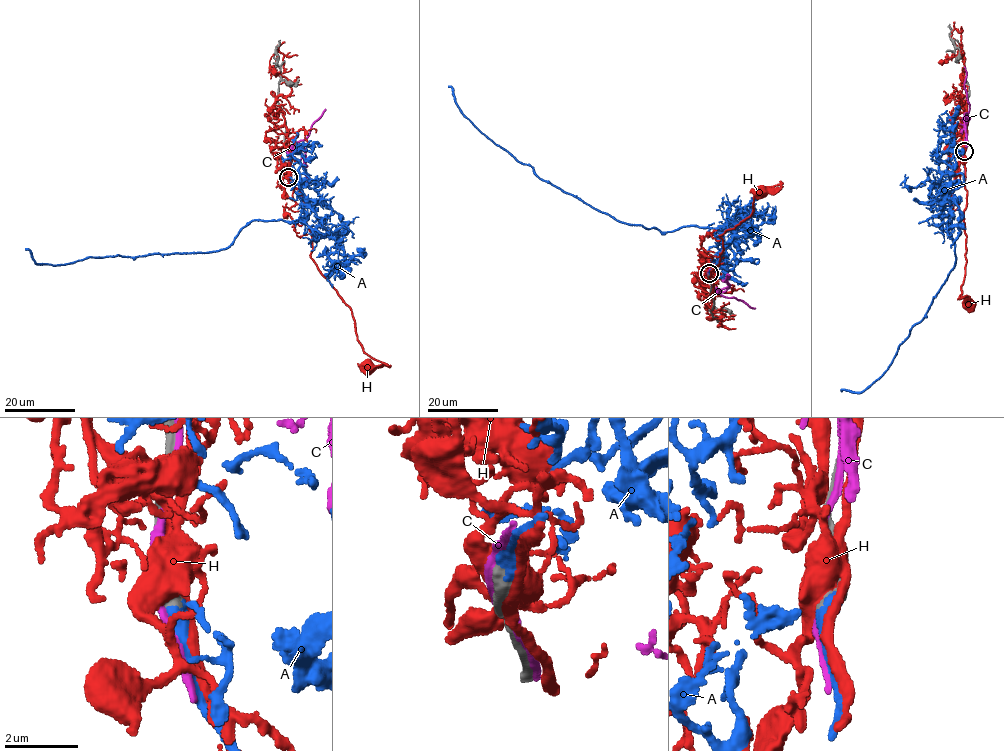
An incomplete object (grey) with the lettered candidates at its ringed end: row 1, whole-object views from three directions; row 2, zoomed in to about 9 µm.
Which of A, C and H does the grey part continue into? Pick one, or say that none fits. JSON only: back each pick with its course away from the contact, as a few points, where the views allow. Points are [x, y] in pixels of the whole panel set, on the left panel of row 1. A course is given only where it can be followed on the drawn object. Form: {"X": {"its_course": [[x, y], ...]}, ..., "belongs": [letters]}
{"A": {"its_course": [[289, 177], [306, 219], [250, 221], [227, 247], [91, 257], [57, 265], [38, 264], [25, 248]]}, "belongs": ["A"]}

